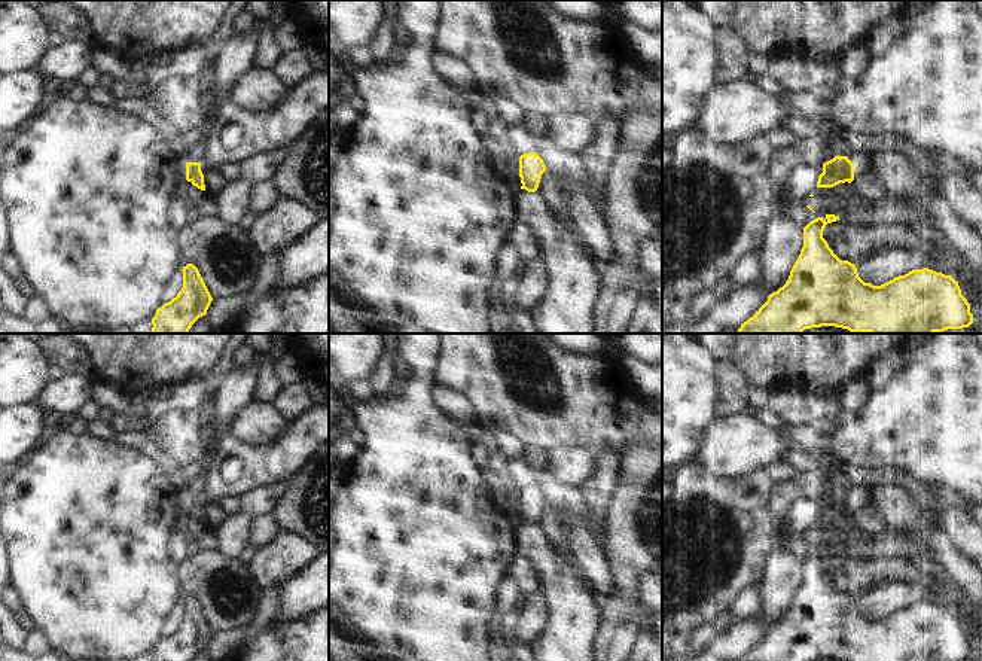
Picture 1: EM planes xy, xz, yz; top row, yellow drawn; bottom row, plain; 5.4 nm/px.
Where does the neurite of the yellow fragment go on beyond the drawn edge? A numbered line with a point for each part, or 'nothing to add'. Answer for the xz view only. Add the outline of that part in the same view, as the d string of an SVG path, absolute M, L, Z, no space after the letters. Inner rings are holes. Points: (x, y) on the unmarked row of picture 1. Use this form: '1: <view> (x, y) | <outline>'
nothing to add

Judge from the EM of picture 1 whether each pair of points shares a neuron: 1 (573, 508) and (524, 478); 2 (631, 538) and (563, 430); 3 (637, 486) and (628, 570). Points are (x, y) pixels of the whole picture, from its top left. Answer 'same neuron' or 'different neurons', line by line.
1: same neuron
2: different neurons
3: same neuron

